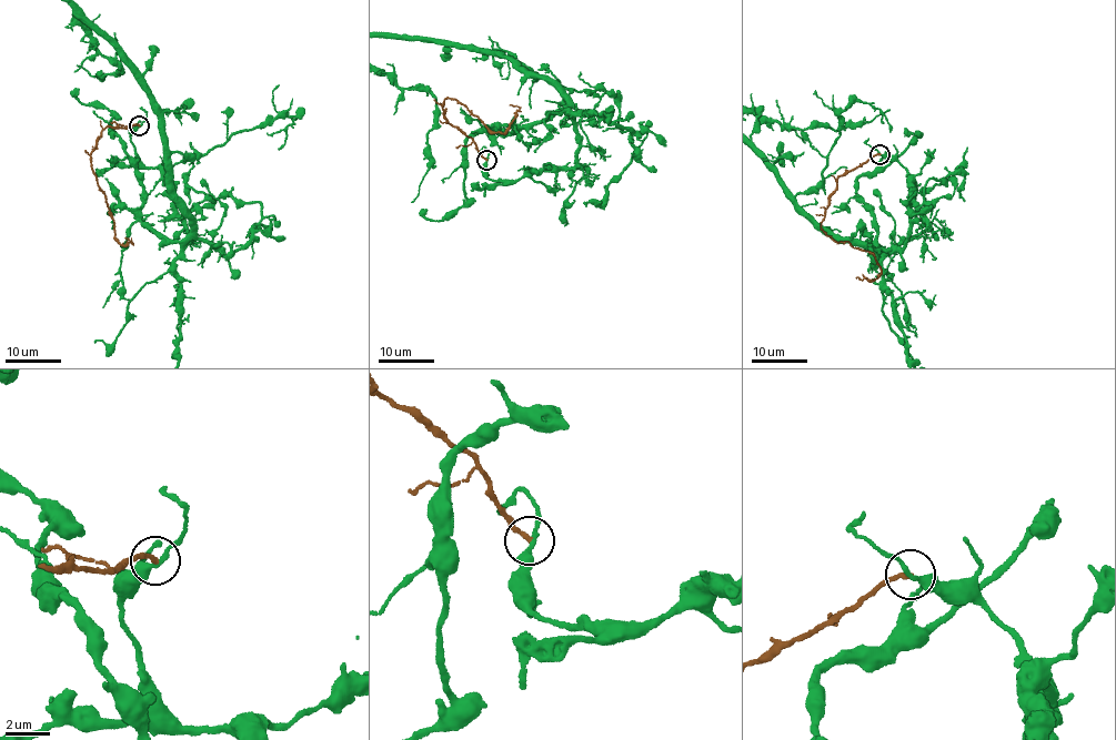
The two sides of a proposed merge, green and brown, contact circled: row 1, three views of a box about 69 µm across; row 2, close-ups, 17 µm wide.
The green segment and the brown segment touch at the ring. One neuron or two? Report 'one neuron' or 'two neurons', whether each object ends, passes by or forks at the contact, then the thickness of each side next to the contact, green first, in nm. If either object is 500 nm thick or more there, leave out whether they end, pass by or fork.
two neurons | green passes by | brown ends | 240/220 nm

